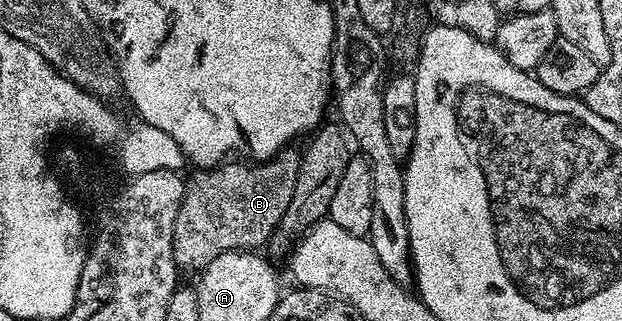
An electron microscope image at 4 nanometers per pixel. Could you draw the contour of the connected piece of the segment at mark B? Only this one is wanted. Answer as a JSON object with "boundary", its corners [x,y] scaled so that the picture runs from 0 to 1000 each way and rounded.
{"boundary":[[[465,452],[457,461],[457,467],[450,470],[444,480],[444,486],[439,495],[426,495],[423,502],[362,502],[354,511],[352,520],[336,520],[333,526],[315,526],[310,530],[307,539],[309,548],[301,548],[301,555],[296,558],[296,598],[293,601],[293,626],[286,639],[286,676],[280,676],[280,688],[277,692],[277,798],[280,801],[280,813],[283,816],[285,835],[291,847],[296,844],[310,844],[310,850],[320,850],[328,841],[328,832],[331,826],[338,826],[338,813],[344,813],[344,801],[350,801],[357,788],[370,788],[371,782],[405,782],[407,776],[418,776],[418,766],[423,763],[424,754],[429,751],[431,741],[437,732],[437,717],[442,723],[445,710],[449,710],[450,692],[453,688],[453,676],[460,664],[460,639],[466,639],[466,614],[473,601],[473,564],[479,551],[479,514],[482,511],[482,489],[484,474],[481,467],[474,470],[474,455]]]}

